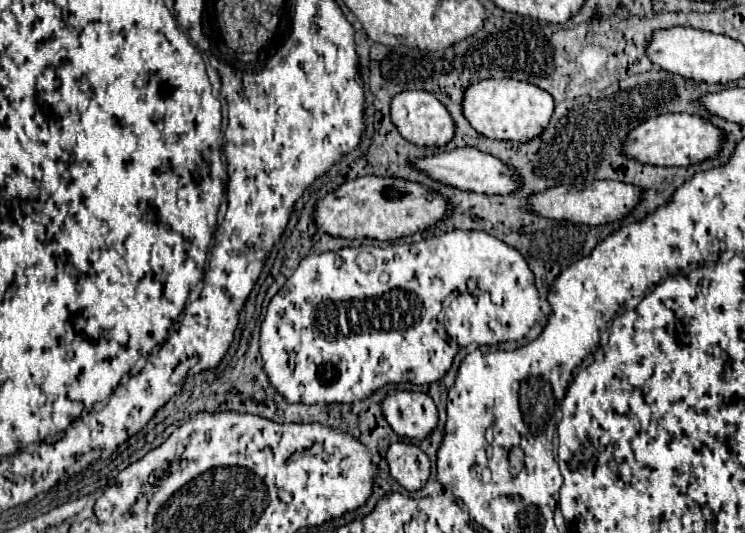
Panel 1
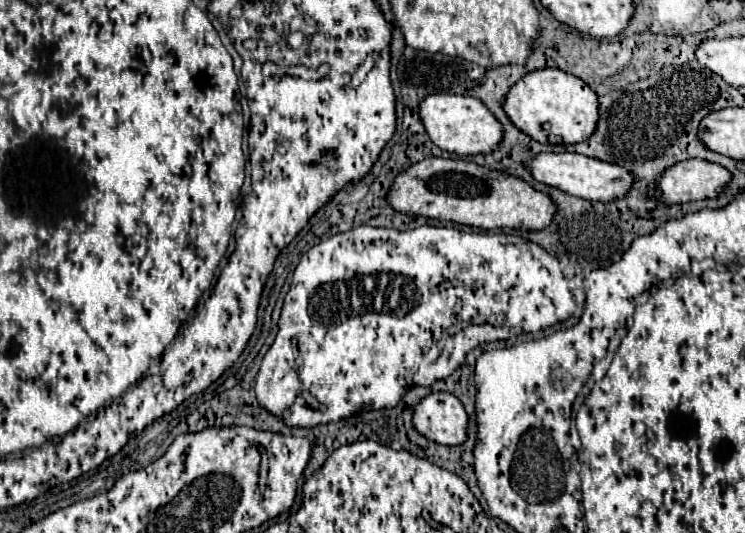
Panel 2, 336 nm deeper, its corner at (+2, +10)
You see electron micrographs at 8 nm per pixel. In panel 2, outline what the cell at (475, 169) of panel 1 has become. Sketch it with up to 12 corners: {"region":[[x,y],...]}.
{"region":[[539,154],[535,180],[591,202],[625,198],[623,166],[583,154]]}

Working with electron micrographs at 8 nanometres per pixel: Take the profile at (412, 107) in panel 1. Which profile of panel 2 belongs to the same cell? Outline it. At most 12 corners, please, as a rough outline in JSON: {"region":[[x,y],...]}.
{"region":[[431,94],[421,120],[459,156],[497,150],[501,122],[473,96]]}

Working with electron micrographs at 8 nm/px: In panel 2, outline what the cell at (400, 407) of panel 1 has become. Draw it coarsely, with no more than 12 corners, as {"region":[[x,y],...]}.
{"region":[[433,392],[415,406],[427,440],[459,446],[469,416],[459,398]]}

